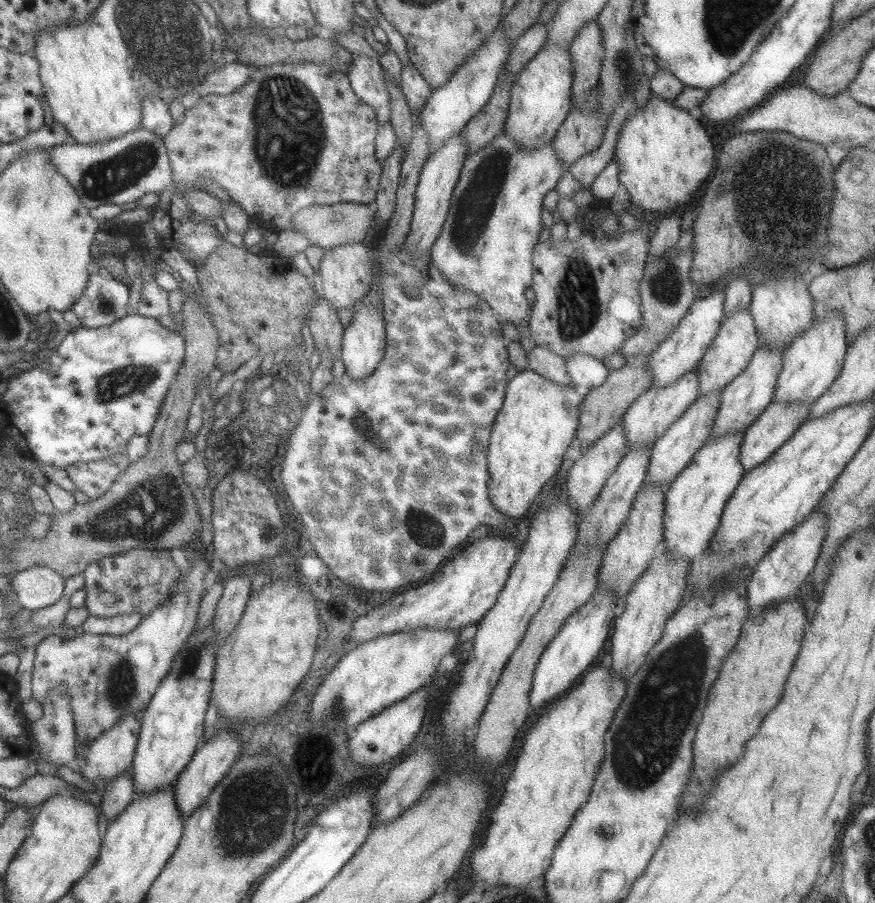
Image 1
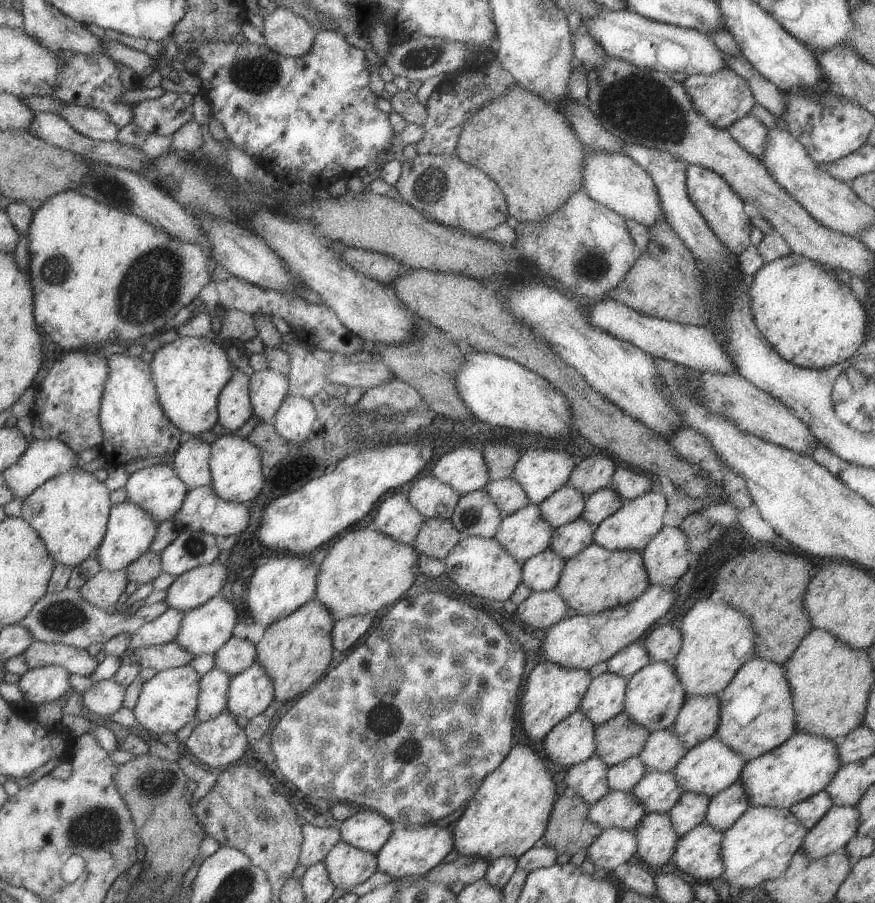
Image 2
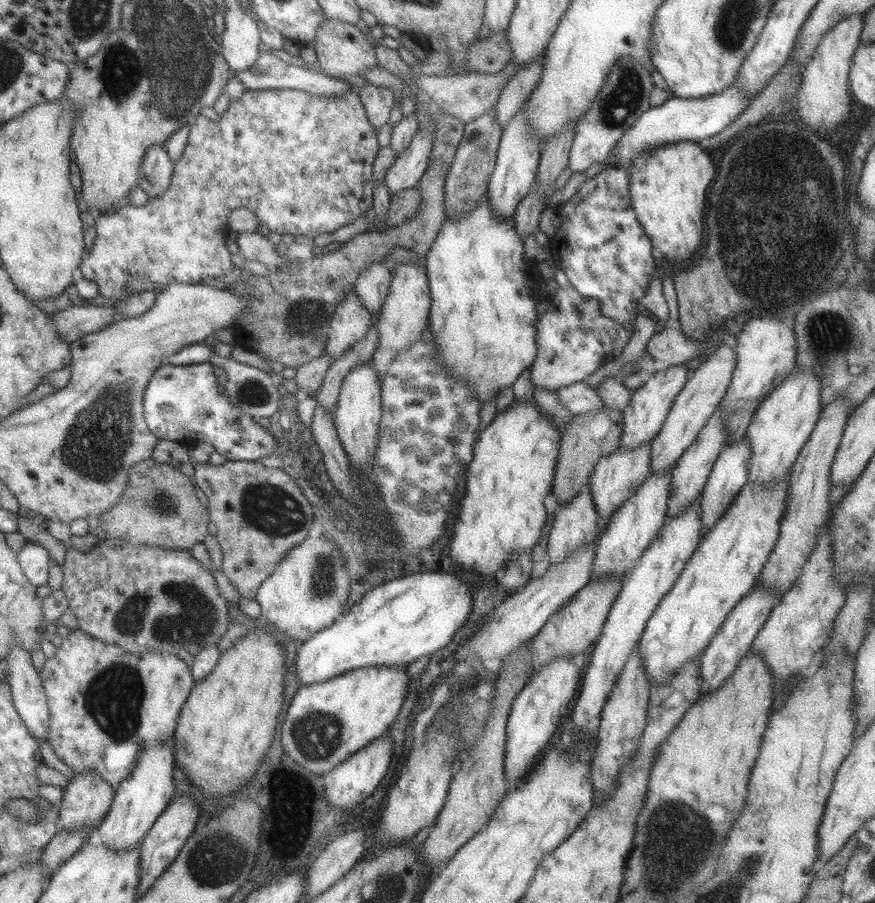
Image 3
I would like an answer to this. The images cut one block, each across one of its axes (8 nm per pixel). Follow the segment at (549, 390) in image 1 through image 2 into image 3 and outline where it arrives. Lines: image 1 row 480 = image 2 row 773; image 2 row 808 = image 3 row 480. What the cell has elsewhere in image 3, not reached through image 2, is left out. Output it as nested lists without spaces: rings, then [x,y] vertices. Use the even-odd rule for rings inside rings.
[[[526,400],[513,401],[509,408],[497,412],[489,425],[477,433],[477,441],[472,446],[472,459],[467,463],[462,481],[465,484],[464,494],[456,506],[459,512],[449,536],[448,556],[457,566],[479,574],[479,578],[491,580],[512,554],[530,554],[541,534],[546,512],[543,498],[552,485],[561,430],[552,424],[548,416],[538,411],[532,400]]]

